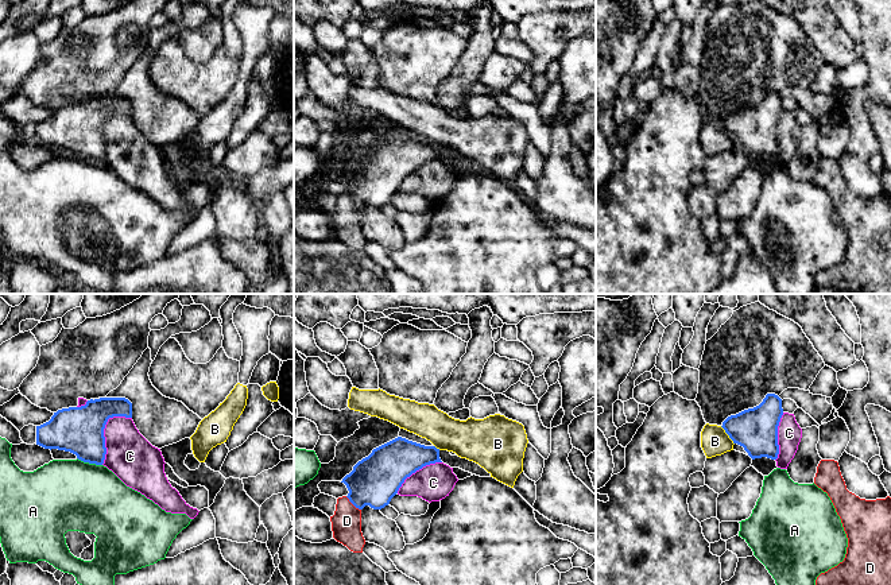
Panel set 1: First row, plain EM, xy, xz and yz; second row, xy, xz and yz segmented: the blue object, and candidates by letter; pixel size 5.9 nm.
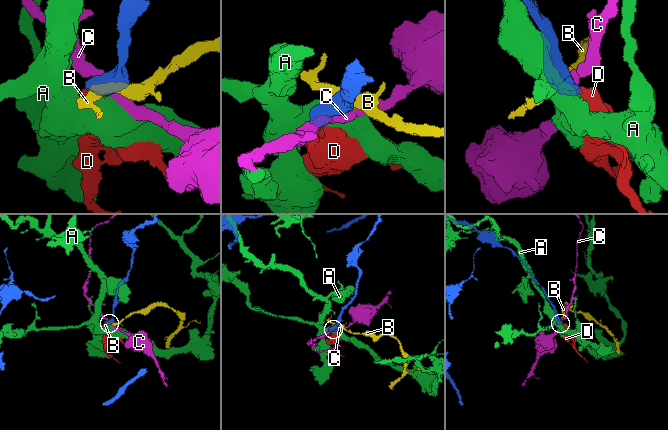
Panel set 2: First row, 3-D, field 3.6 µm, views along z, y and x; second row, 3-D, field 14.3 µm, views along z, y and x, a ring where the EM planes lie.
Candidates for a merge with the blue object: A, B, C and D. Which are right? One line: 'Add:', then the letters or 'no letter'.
Add: D

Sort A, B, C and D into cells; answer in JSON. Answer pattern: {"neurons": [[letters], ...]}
{"neurons": [["A"], ["B"], ["C"], ["D"]]}

